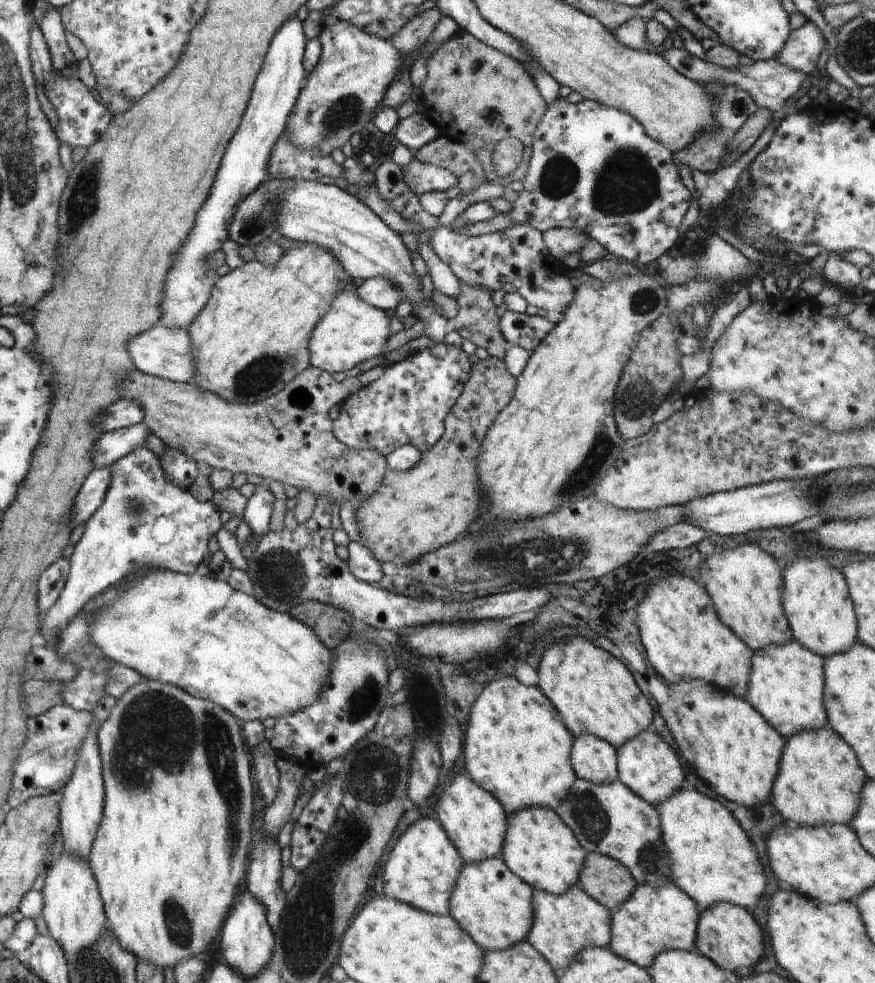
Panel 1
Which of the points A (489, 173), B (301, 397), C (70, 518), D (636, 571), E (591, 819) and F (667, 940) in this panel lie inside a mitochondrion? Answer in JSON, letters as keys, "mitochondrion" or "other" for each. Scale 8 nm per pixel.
{"A":"other","B":"mitochondrion","C":"other","D":"other","E":"mitochondrion","F":"other"}

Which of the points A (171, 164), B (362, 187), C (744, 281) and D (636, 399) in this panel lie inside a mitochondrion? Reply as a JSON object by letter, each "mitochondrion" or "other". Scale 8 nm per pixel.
{"A":"other","B":"other","C":"other","D":"mitochondrion"}

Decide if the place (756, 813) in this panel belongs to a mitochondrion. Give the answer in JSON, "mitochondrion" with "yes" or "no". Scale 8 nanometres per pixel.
{"mitochondrion":"no"}

